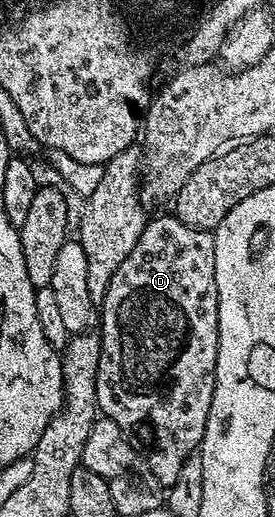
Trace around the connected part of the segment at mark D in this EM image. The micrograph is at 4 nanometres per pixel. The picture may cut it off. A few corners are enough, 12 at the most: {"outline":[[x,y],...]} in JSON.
{"outline":[[147,219],[100,301],[99,413],[159,484],[199,451],[213,231]]}

